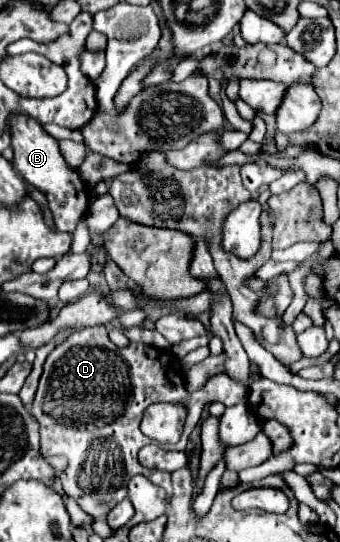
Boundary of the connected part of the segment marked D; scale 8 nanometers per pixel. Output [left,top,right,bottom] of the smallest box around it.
[32,327,248,517]

